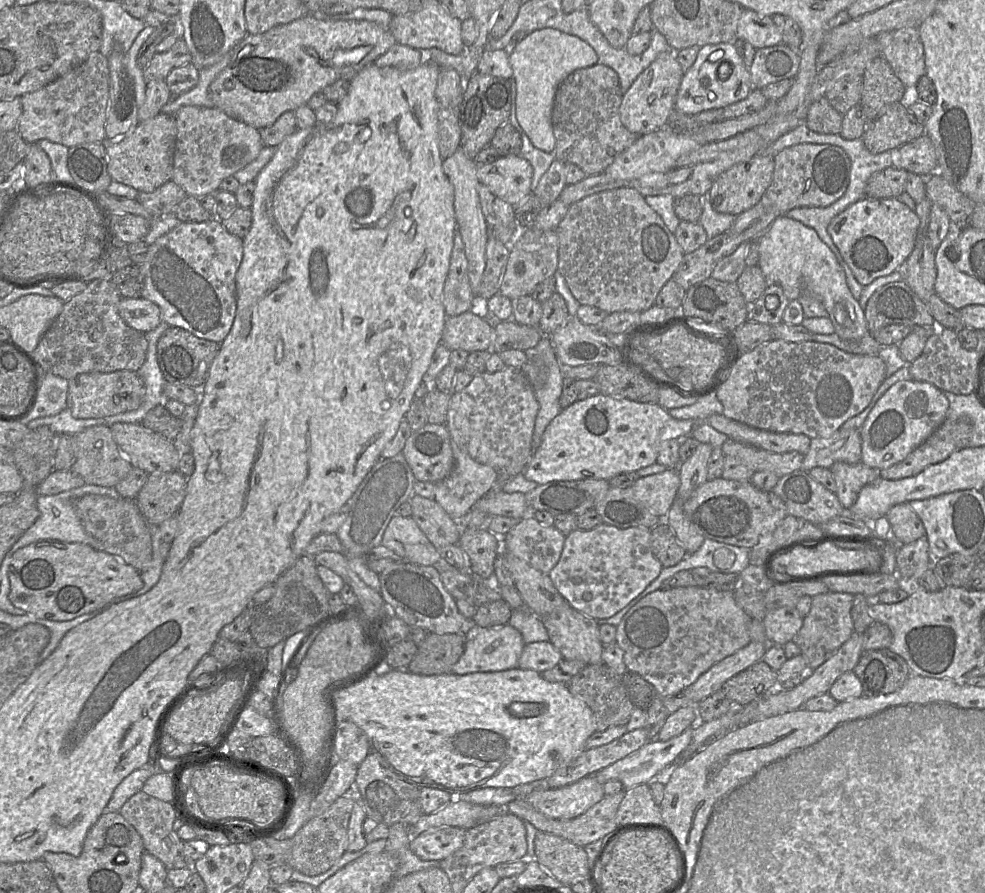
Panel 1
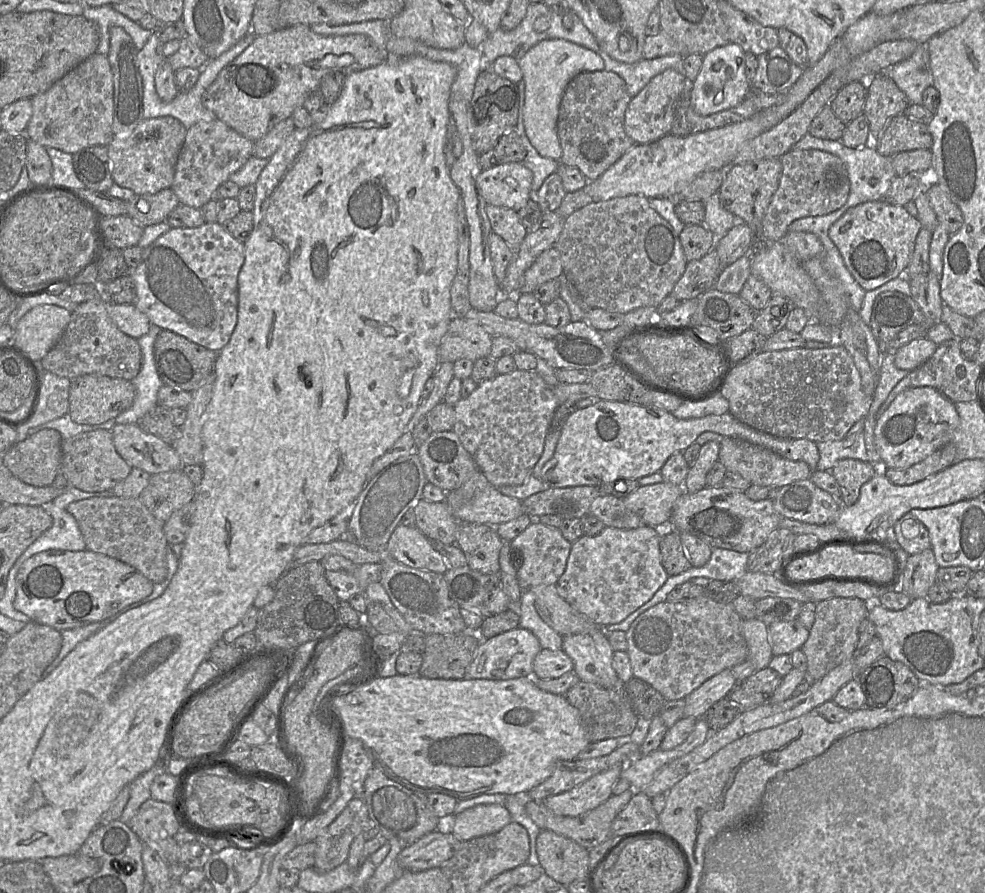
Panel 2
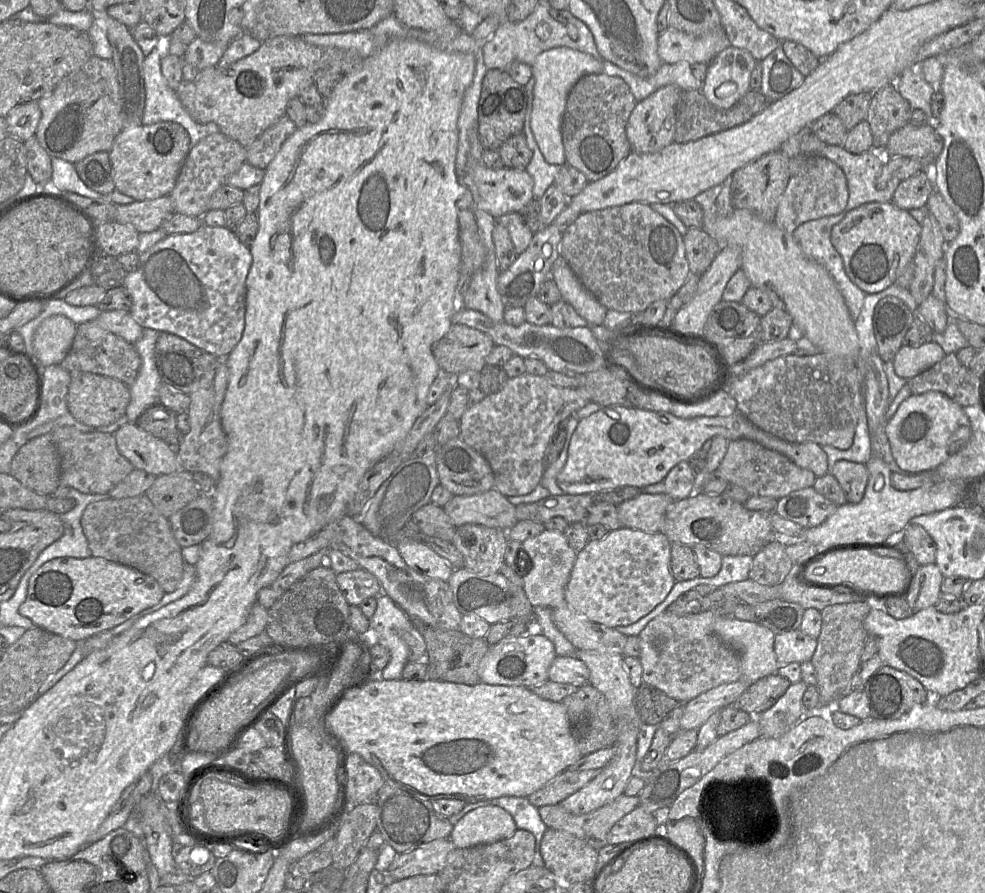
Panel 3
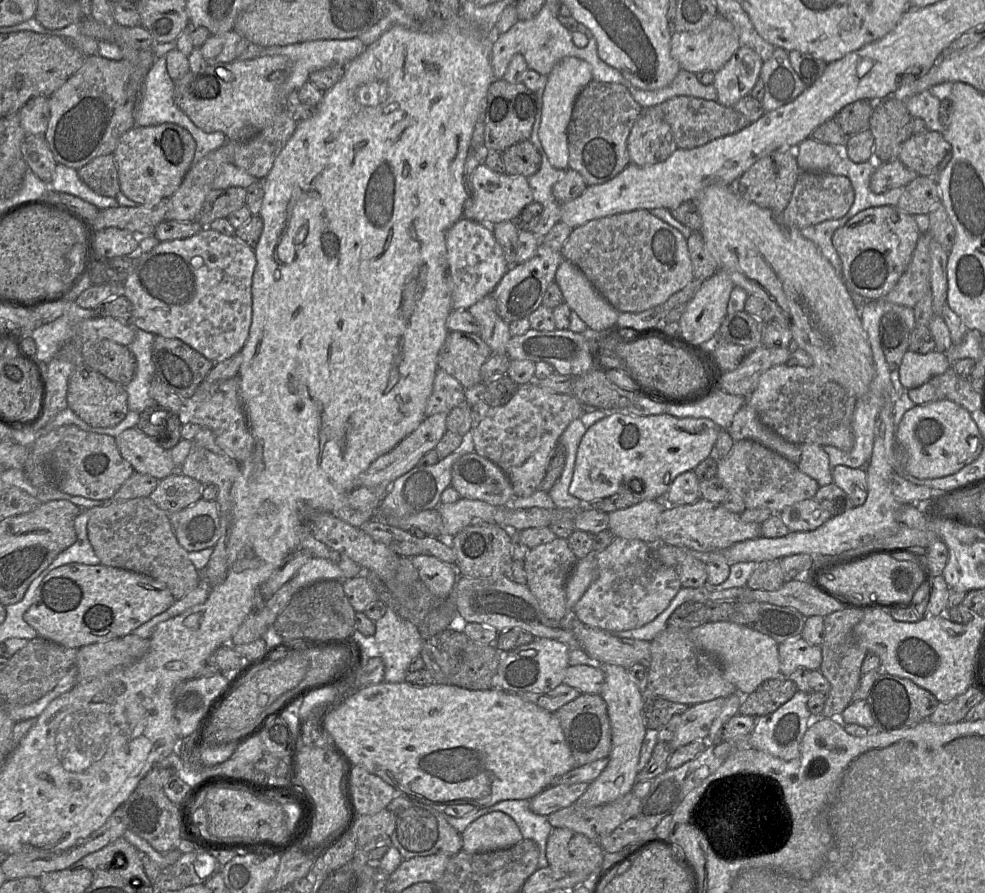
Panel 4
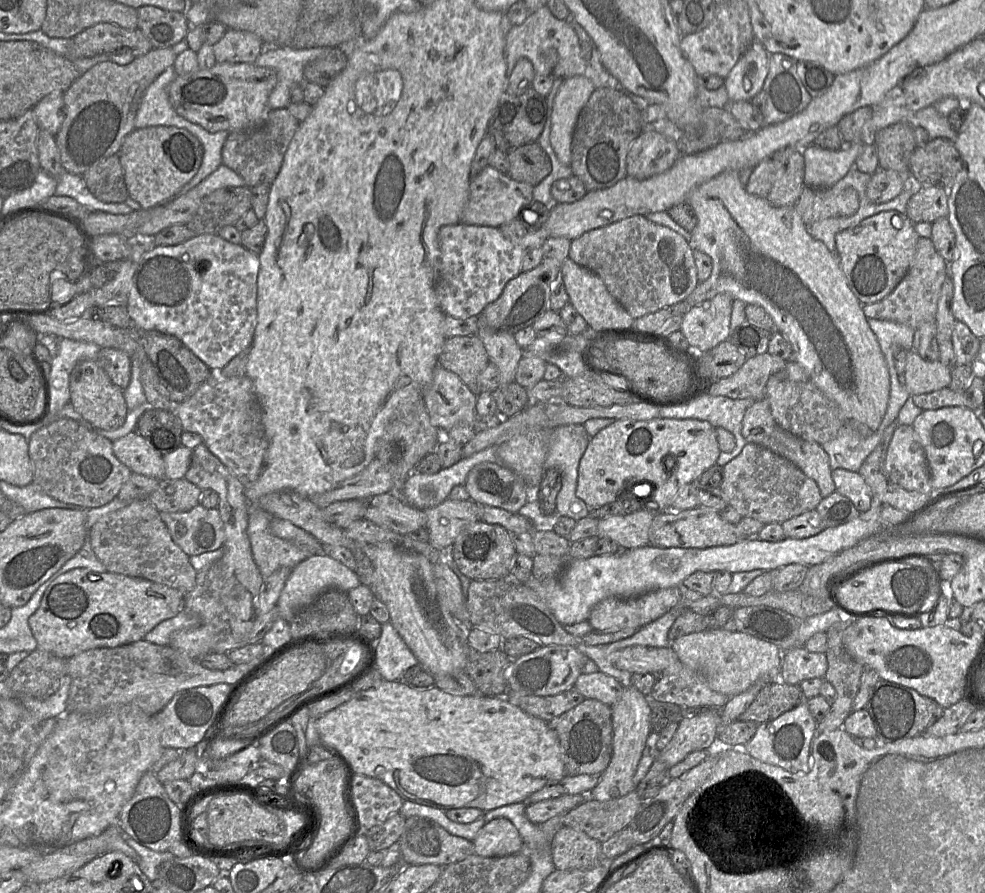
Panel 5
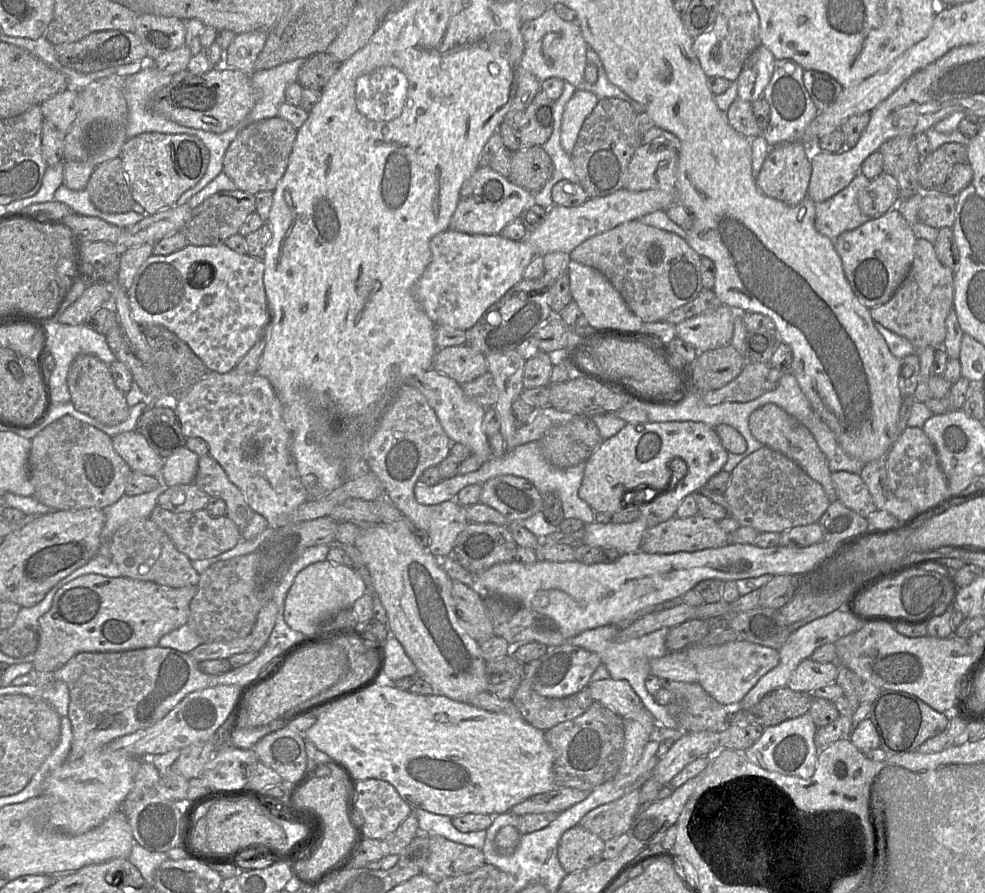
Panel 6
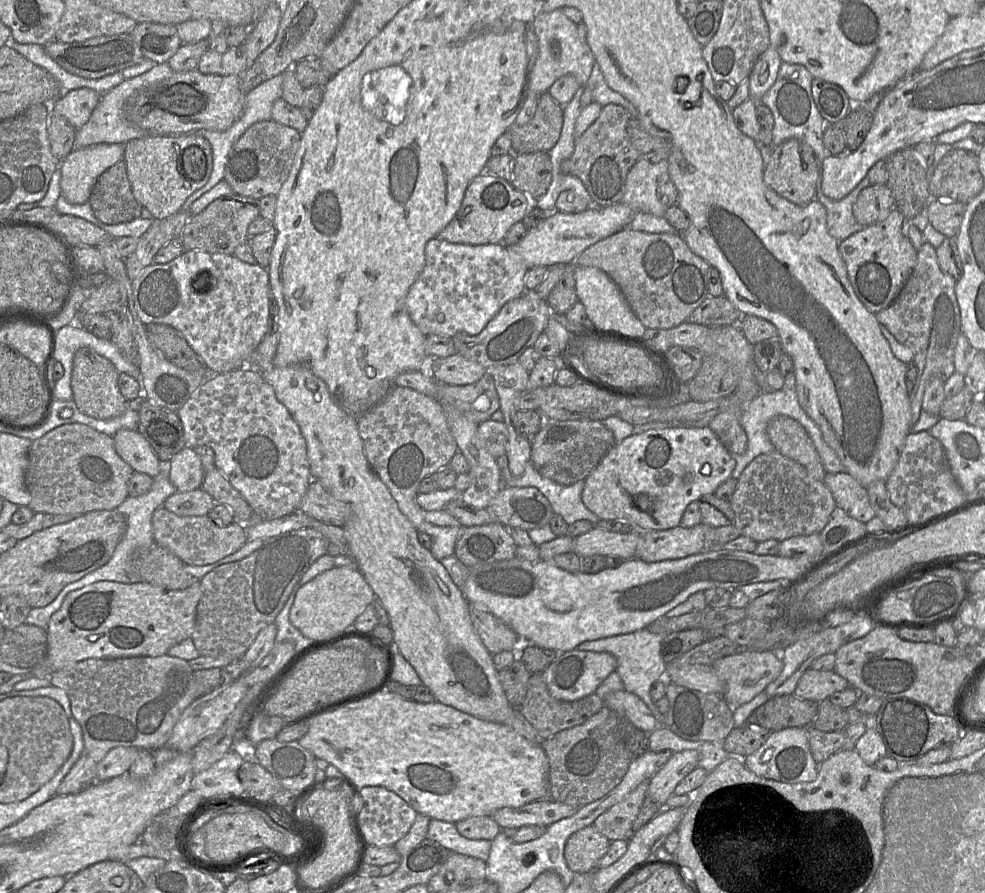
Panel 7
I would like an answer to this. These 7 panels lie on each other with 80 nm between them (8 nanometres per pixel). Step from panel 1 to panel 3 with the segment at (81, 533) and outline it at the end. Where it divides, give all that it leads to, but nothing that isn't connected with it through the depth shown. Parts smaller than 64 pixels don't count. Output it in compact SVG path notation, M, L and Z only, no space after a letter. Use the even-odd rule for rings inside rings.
M74 488L68 491L68 497L75 500L75 507L60 514L64 533L57 541L49 545L36 559L31 567L31 575L47 561L59 557L88 558L92 556L87 538L81 525L84 509L92 502L107 500L107 494L84 494Z

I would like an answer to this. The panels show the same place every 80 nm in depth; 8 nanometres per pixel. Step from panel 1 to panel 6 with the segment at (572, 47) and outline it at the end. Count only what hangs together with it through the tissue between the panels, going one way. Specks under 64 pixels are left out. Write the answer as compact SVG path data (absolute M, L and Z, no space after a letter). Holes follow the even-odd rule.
M576 89L567 102L561 122L560 143L563 150L571 155L581 126L598 102L594 93Z

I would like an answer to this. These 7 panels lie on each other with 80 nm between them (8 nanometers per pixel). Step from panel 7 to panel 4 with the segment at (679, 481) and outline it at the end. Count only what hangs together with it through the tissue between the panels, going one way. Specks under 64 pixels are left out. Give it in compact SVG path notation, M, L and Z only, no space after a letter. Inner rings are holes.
M612 413L587 428L577 450L569 493L584 504L590 504L622 491L639 492L642 485L649 485L648 489L655 489L655 497L650 500L665 502L665 496L676 477L693 471L703 460L710 457L721 430L707 418L676 418L666 413L651 416Z

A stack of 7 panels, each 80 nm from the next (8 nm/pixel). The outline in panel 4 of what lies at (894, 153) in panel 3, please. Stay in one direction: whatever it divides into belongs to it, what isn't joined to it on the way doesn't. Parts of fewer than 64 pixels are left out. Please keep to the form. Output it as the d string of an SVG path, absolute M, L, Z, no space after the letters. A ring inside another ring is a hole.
M941 133L913 134L900 147L898 160L915 176L936 178L952 157L952 147Z

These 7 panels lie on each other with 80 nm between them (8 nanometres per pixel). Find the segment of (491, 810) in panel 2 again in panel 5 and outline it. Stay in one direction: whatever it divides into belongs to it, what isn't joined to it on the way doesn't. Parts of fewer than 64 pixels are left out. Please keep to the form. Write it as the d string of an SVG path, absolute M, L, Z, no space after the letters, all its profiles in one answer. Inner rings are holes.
M495 818L486 823L472 841L474 854L483 857L503 857L522 850L524 841L516 826L507 818Z

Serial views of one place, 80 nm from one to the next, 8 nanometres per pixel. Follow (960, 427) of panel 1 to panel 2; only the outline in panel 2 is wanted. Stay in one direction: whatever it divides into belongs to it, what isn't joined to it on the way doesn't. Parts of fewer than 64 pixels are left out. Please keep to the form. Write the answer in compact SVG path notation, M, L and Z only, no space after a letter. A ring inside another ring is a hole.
M950 442L909 468L888 468L884 474L895 485L911 485L951 466L956 453L955 444Z

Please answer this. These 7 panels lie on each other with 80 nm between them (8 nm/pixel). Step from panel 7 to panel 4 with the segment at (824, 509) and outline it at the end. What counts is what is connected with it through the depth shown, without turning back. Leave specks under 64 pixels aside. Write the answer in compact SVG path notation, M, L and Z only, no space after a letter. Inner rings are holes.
M752 440L736 441L729 454L718 461L717 476L728 491L738 494L747 509L765 508L779 515L787 506L814 498L819 485L796 465Z

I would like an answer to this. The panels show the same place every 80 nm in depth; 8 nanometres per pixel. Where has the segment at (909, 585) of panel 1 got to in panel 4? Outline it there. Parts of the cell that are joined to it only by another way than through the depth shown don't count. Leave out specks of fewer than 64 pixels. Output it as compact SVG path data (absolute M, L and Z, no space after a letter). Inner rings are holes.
M943 575L927 578L915 592L912 608L920 619L945 615L948 611L949 587Z

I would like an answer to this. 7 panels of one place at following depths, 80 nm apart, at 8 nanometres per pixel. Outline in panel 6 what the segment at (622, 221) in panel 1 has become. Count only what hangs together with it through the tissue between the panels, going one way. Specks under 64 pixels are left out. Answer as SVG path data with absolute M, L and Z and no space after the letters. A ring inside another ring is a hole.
M632 220L623 223L604 233L592 236L574 248L569 255L570 259L573 261L585 266L589 266L601 272L622 295L630 310L644 323L663 321L671 312L694 300L703 289L700 269L701 257L688 245L687 241L683 240L674 233L645 225L639 220Z

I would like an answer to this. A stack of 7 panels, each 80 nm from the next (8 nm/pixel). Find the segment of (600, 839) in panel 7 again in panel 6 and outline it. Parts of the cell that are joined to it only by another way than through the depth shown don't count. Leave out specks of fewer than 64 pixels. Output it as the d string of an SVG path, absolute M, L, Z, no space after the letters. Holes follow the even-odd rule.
M578 825L560 838L558 858L566 873L578 872L596 865L603 859L605 841Z

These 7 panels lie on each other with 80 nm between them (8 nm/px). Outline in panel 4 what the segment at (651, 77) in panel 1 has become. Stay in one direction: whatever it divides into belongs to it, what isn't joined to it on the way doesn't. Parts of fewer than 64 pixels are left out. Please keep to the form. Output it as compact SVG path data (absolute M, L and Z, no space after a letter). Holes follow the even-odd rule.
M660 104L645 108L627 139L630 163L649 166L665 161L678 149L670 126L661 119Z

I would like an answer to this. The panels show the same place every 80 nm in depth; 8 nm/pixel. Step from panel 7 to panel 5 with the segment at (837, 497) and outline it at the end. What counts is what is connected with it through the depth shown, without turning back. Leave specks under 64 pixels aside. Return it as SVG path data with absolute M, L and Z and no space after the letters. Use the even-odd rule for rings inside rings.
M838 468L832 470L832 478L836 491L849 498L860 512L871 508L871 491L859 472Z

